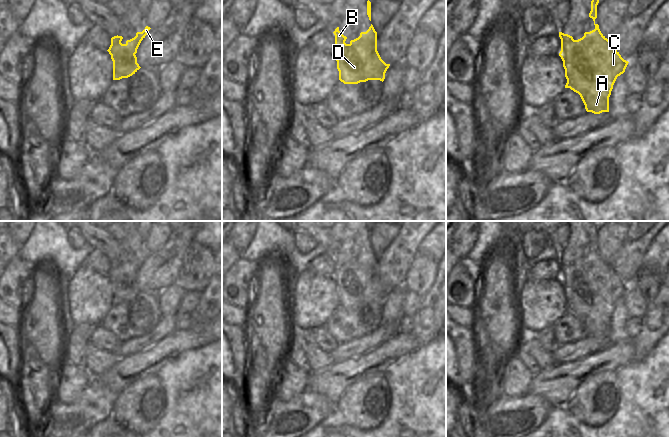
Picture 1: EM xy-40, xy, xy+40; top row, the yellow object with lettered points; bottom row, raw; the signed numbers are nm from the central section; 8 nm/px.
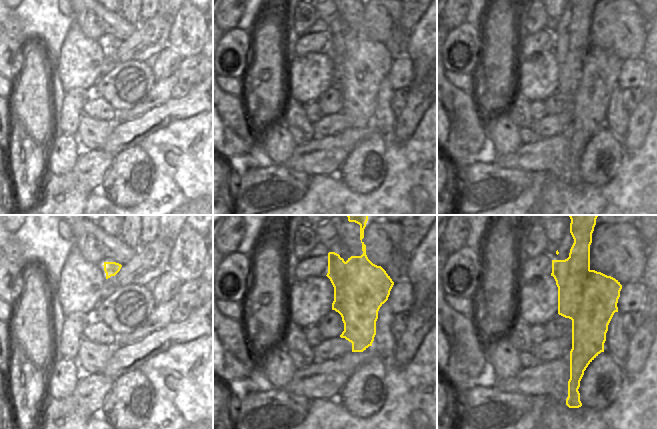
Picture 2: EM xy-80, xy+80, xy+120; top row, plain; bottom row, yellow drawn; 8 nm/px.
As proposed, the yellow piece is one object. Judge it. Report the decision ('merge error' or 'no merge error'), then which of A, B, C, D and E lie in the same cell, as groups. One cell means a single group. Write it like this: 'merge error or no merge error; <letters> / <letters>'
merge error; A C E / B D

